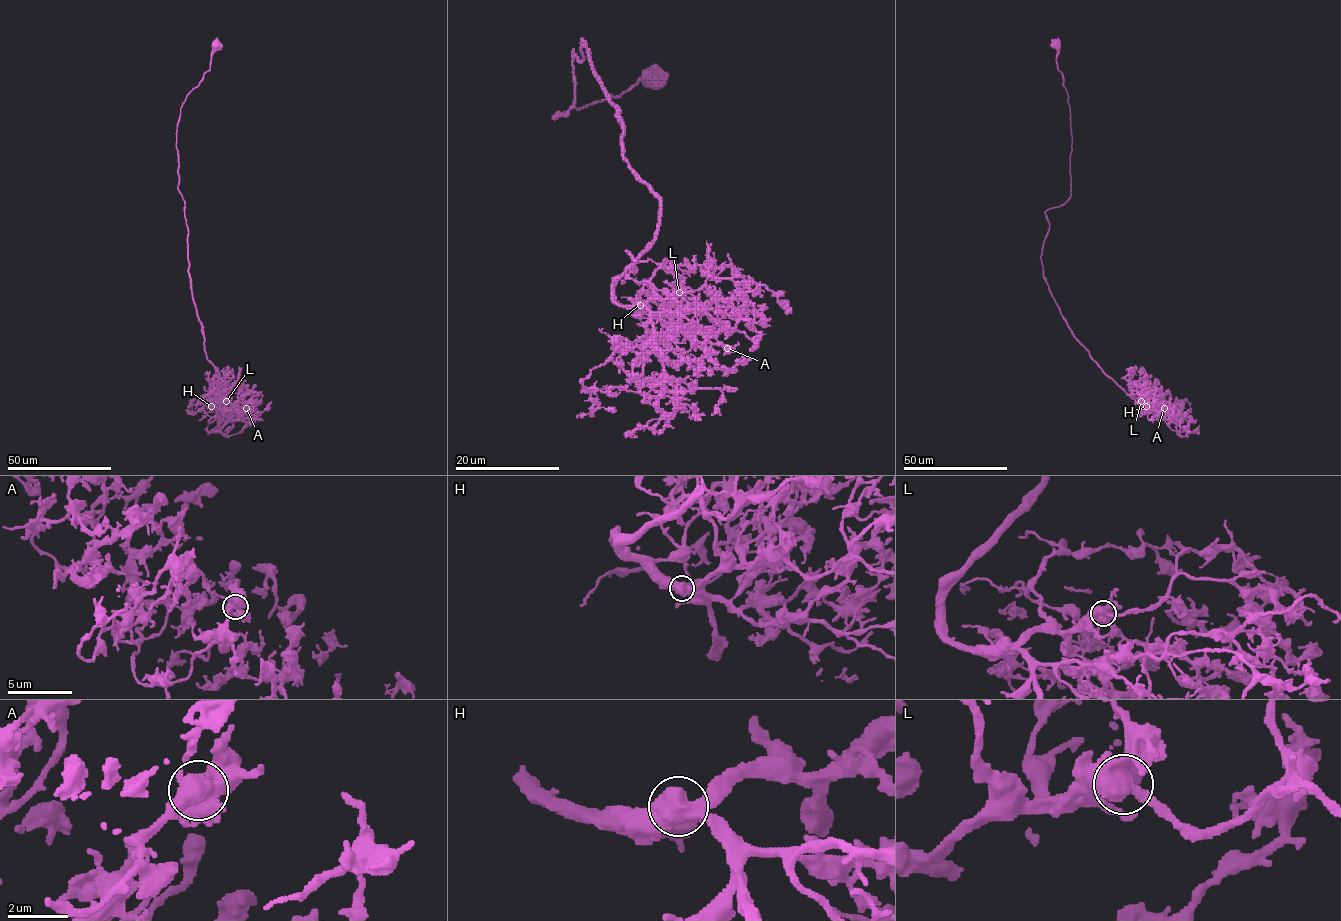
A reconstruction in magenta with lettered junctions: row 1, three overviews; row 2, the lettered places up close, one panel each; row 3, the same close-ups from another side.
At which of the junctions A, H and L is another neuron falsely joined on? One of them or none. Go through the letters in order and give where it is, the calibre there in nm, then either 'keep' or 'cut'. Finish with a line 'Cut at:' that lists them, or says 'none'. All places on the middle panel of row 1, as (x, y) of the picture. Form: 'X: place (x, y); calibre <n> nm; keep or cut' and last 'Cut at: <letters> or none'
A: place (727, 348); calibre 500 nm; keep
H: place (640, 305); calibre 600 nm; keep
L: place (679, 292); calibre 500 nm; keep
Cut at: none

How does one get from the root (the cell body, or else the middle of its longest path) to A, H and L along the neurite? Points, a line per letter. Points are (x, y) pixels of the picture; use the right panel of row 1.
A: (1057, 44), (1070, 109), (1071, 196), (1045, 212), (1043, 277), (1098, 366), (1154, 415), (1164, 408)
H: (1057, 44), (1070, 109), (1071, 196), (1045, 212), (1043, 277), (1089, 356), (1146, 406)
L: (1057, 44), (1070, 109), (1071, 196), (1045, 212), (1043, 277), (1089, 356), (1141, 401)

